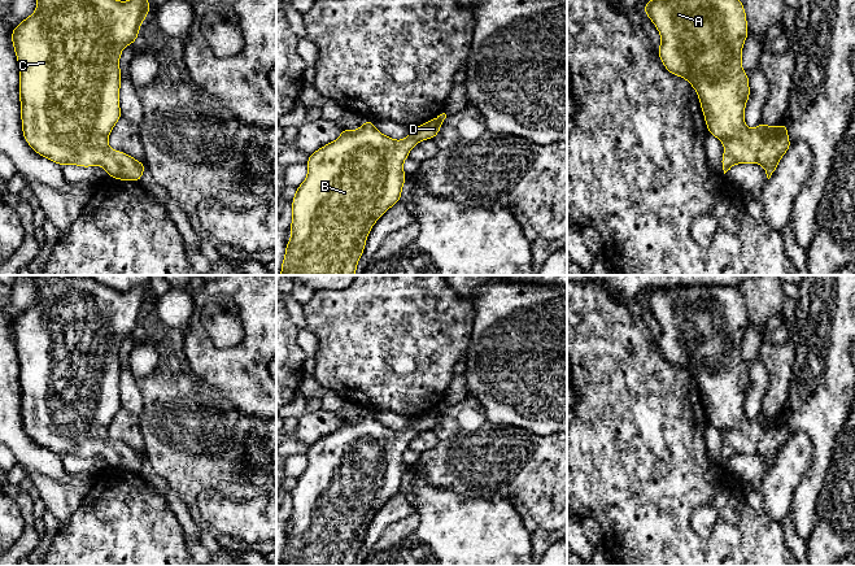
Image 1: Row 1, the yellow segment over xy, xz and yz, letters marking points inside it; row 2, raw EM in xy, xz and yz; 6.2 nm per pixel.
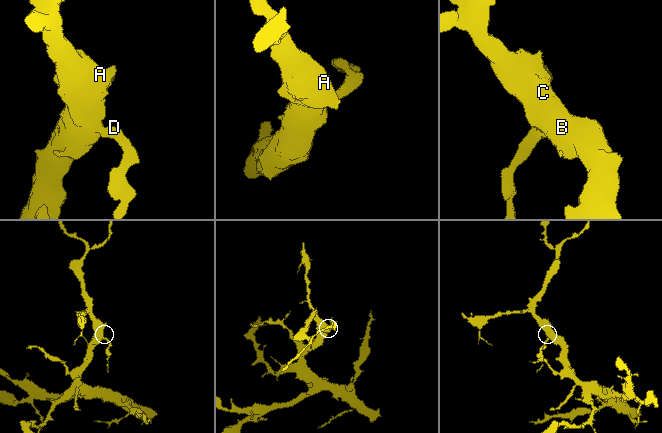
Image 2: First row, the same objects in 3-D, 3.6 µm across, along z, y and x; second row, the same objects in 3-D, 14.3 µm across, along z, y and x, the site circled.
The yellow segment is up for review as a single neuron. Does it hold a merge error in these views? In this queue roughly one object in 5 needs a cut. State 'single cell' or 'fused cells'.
single cell

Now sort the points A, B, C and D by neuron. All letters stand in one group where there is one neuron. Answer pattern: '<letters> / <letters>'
A B C D

